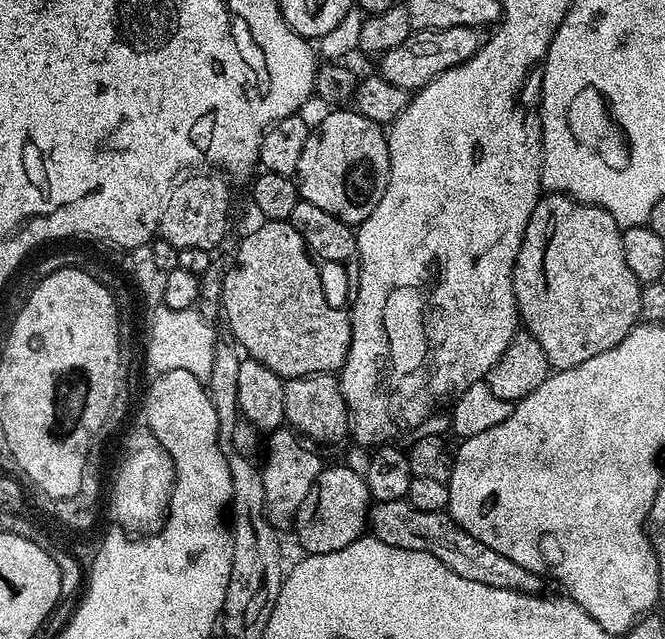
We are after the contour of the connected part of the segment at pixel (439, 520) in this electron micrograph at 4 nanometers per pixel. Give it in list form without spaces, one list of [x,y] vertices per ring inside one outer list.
[[[407,499],[373,503],[370,508],[370,532],[375,539],[386,542],[386,546],[430,554],[438,558],[438,562],[450,566],[454,574],[462,574],[462,578],[470,578],[470,582],[482,582],[482,586],[498,586],[498,590],[536,594],[546,584],[545,577],[526,570],[526,566],[518,566],[518,562],[486,546],[486,542],[478,542],[474,534],[466,534],[466,530],[462,530],[462,526],[458,526],[458,522],[454,522],[447,511],[418,510]]]

